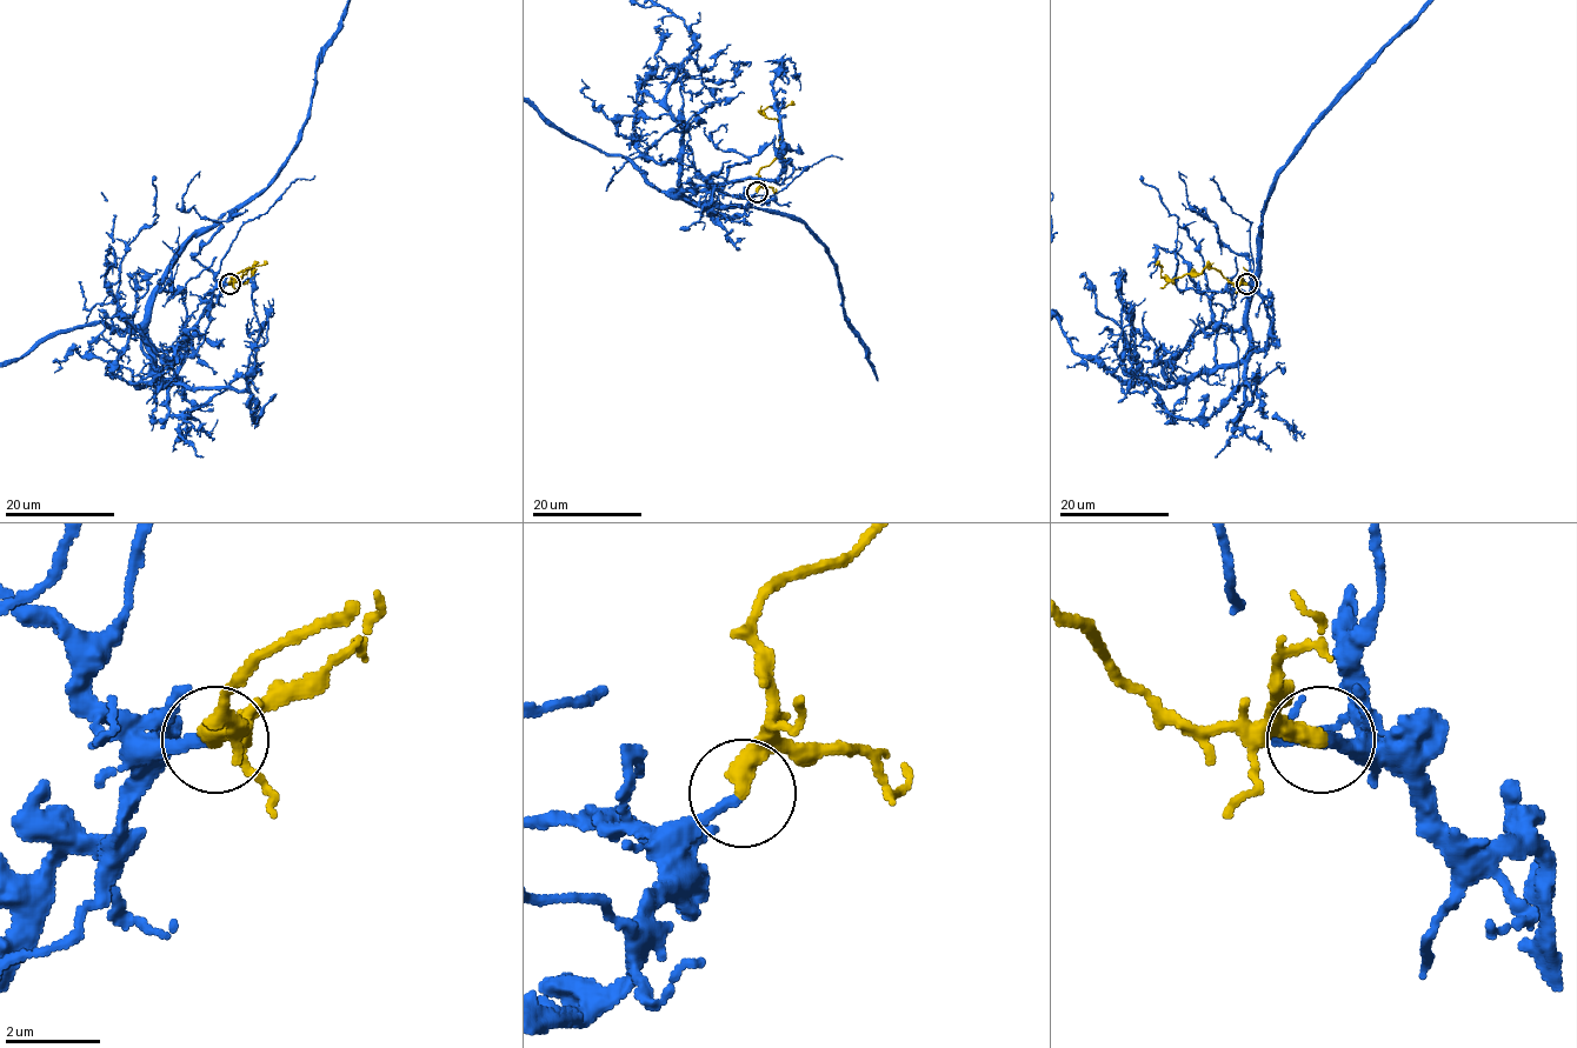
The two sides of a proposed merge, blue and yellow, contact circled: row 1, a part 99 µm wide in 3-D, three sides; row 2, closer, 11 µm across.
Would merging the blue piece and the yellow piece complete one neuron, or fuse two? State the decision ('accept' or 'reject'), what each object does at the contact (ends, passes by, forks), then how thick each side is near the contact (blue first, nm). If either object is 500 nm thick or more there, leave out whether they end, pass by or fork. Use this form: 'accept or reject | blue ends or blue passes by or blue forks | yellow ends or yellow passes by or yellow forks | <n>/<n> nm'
accept | blue ends | yellow ends | 220/420 nm

